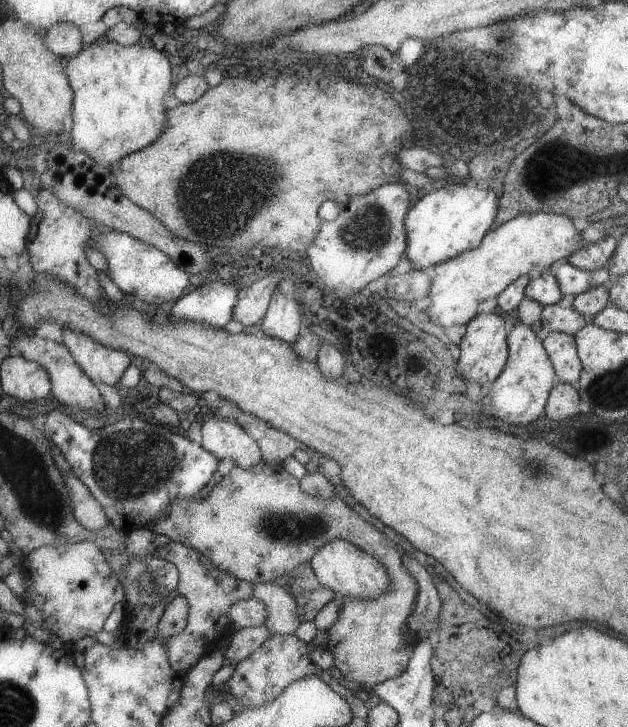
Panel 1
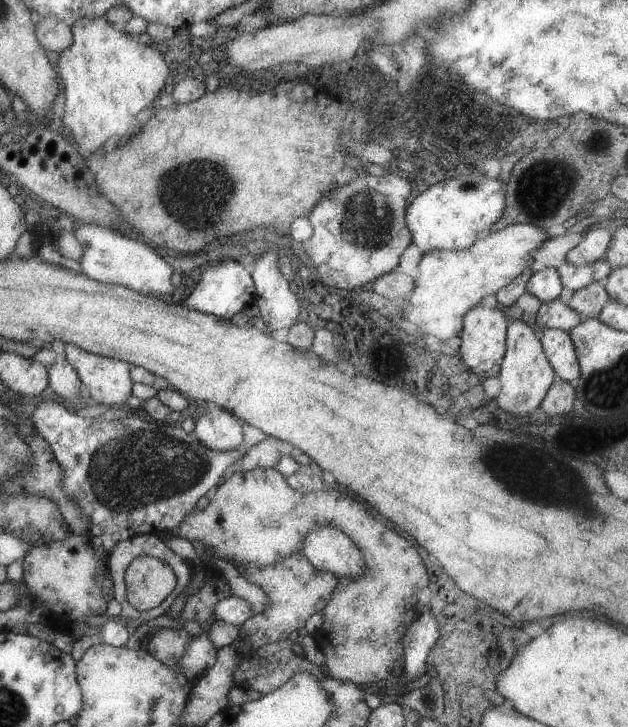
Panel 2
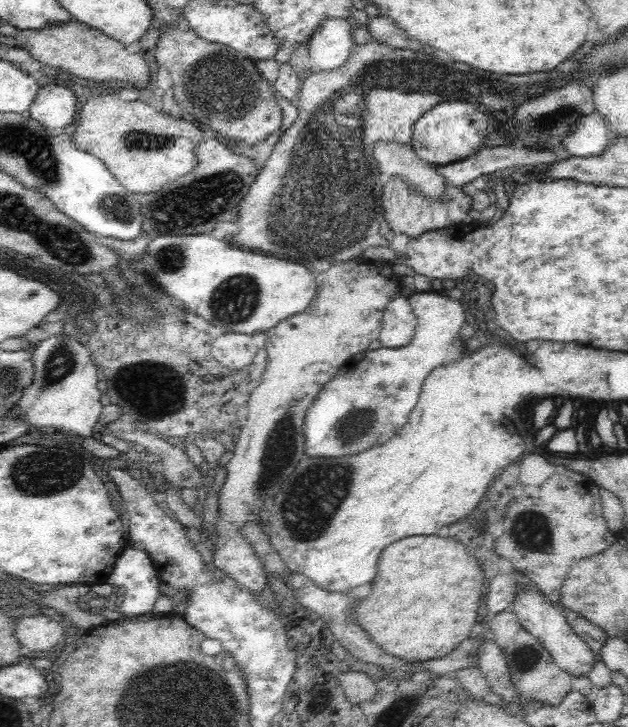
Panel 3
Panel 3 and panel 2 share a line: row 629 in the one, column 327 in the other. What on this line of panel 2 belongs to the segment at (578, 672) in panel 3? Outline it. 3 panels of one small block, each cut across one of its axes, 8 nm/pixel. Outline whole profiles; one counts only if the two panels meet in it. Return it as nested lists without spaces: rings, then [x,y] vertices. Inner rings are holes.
[[[331,524],[311,528],[303,536],[301,548],[301,553],[317,571],[349,580],[363,576],[365,562],[361,552],[346,534]]]

